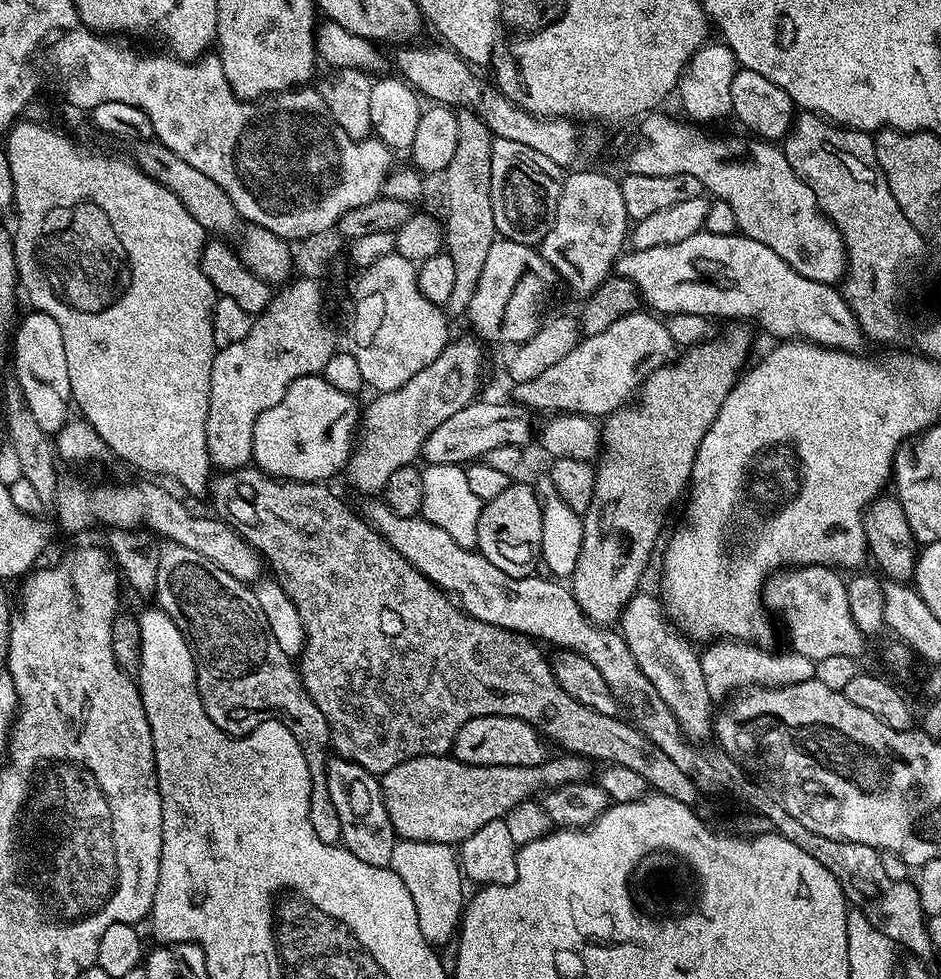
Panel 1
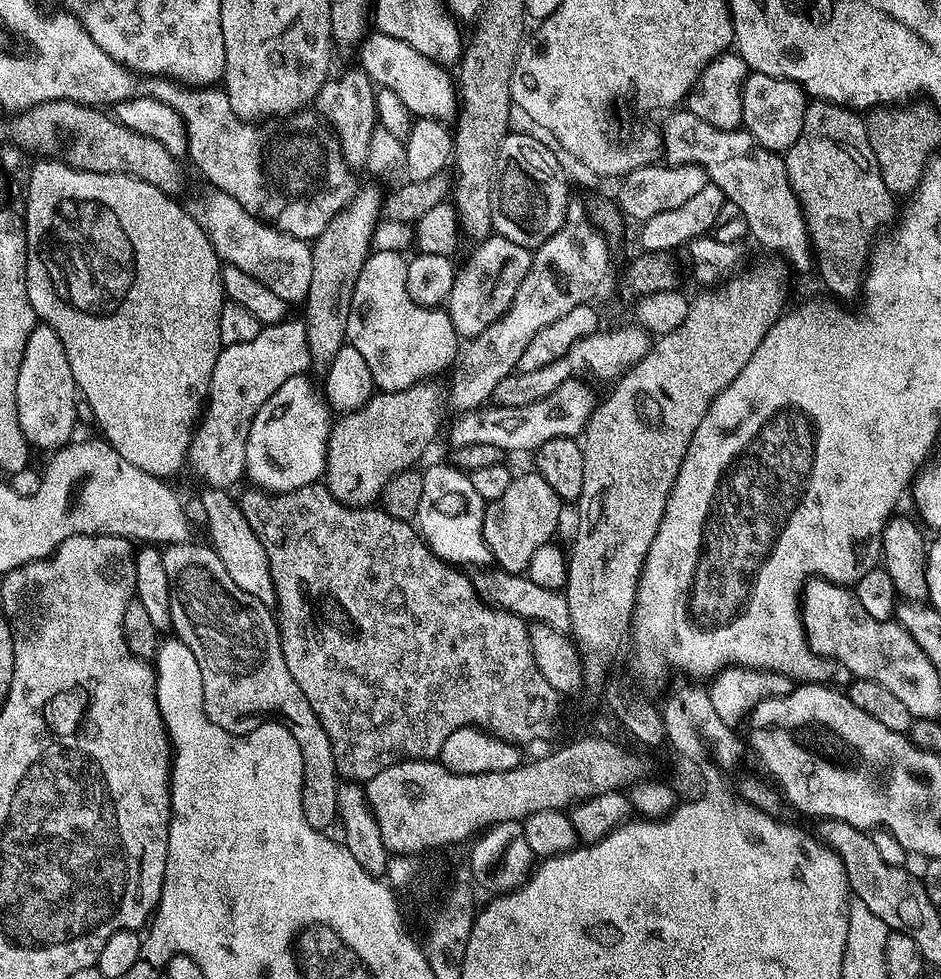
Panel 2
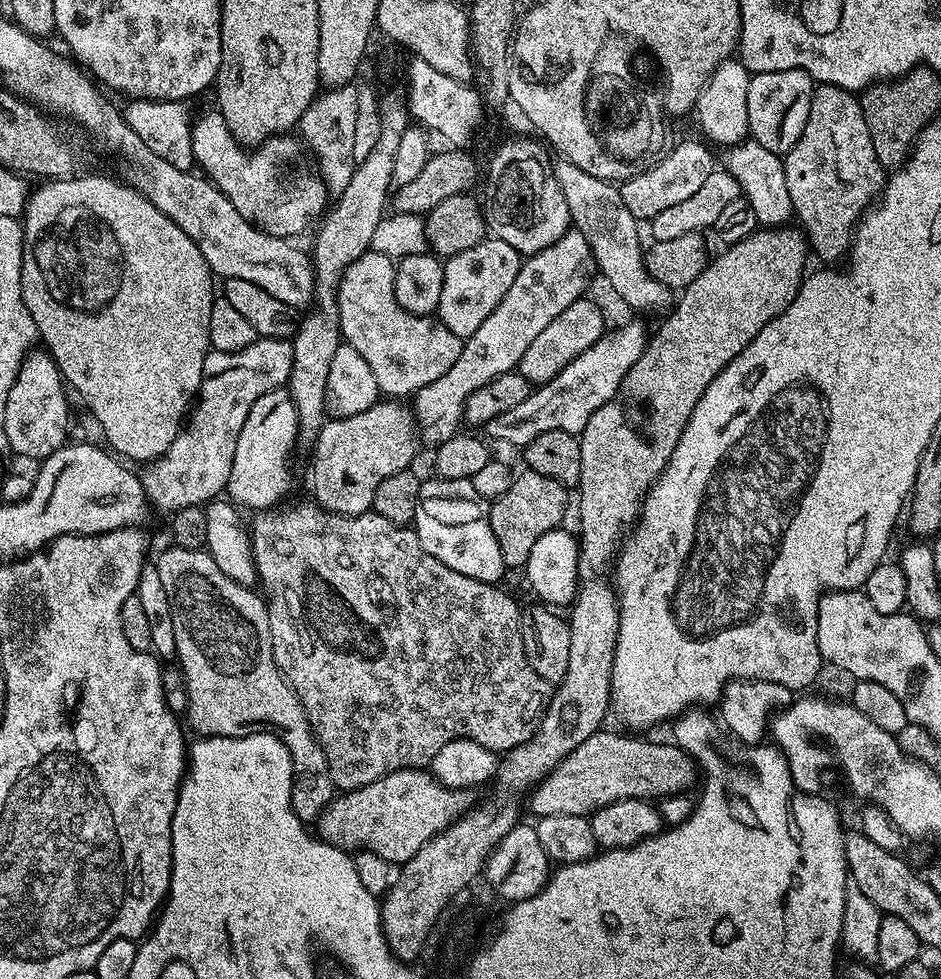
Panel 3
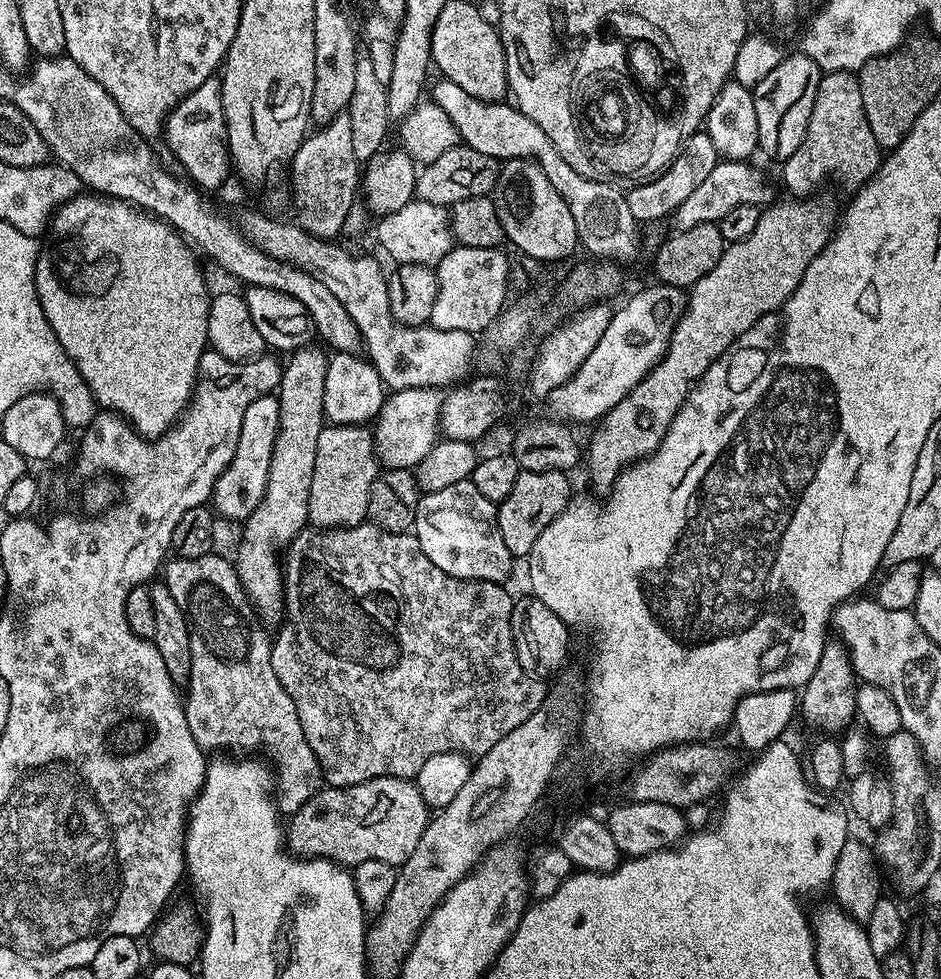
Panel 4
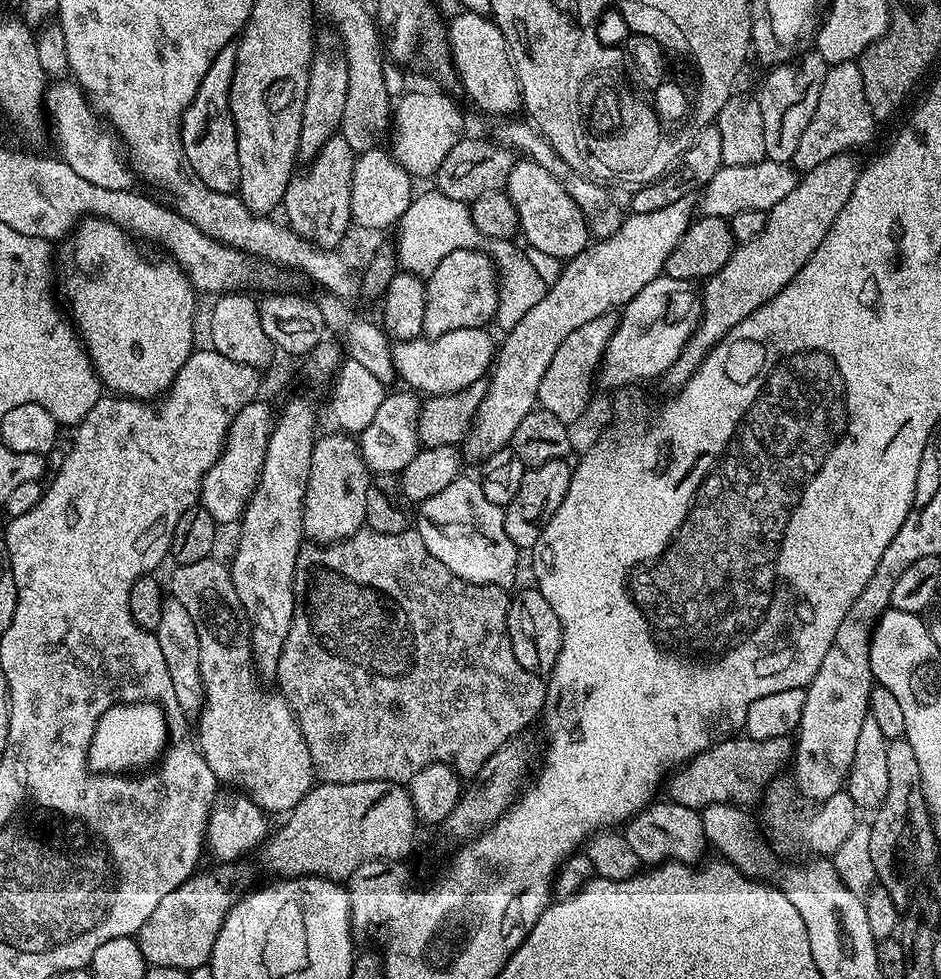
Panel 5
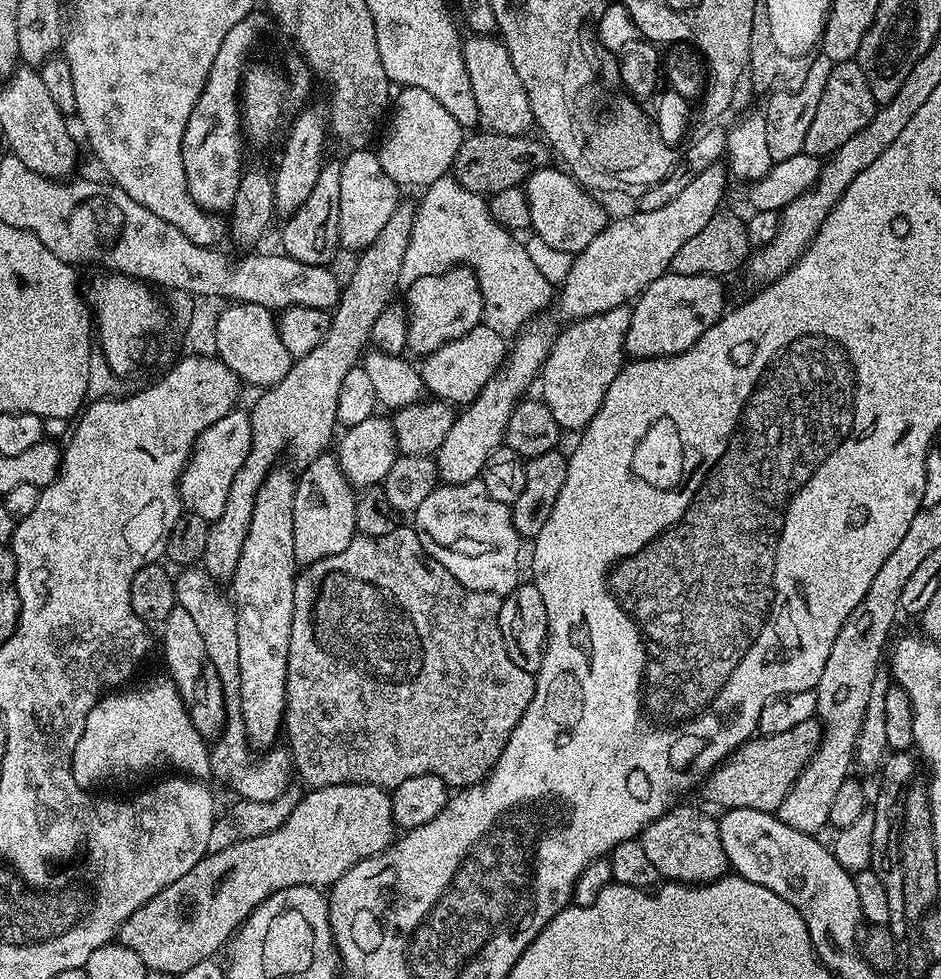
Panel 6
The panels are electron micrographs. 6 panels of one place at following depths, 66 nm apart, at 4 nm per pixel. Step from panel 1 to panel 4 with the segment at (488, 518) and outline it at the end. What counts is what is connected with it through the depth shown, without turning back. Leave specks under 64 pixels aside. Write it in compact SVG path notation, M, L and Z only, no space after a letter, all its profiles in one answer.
M542 470L541 472L525 472L518 474L518 482L514 482L514 490L506 494L496 510L498 530L502 534L502 542L506 542L506 550L510 550L513 558L527 558L534 542L538 542L538 534L558 518L573 499L572 484L569 473L558 470Z

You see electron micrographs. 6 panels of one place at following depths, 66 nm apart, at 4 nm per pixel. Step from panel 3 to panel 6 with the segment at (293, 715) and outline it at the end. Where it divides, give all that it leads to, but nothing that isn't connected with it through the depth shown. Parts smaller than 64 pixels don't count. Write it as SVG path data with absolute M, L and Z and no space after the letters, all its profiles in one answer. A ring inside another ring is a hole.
M185 567L175 577L176 603L182 610L187 610L190 618L198 625L198 630L206 642L206 654L210 654L210 662L214 662L214 670L224 683L225 689L232 690L240 683L238 670L238 622L233 601L219 588L217 577L205 572L203 567ZM236 706L229 707L226 712L224 731L210 748L211 775L217 776L226 787L233 788L237 792L236 796L241 800L249 801L256 806L270 803L271 800L289 791L288 779L294 776L294 760L289 749L284 746L280 747L273 747L267 753L268 760L252 760L253 749L248 742L240 709Z

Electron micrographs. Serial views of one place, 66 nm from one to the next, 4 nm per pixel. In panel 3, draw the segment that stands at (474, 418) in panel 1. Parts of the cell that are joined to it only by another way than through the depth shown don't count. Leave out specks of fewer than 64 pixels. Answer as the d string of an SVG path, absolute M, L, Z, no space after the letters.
M632 320L613 332L612 329L605 331L594 346L578 354L578 358L574 358L574 362L566 365L555 378L533 387L519 406L506 410L506 414L498 414L498 418L488 423L486 432L504 444L517 446L534 442L534 438L538 438L538 434L546 434L546 430L566 430L571 436L579 437L590 414L614 398L624 376L632 369L634 362L642 358L645 343L646 332L644 336L644 324L640 320Z

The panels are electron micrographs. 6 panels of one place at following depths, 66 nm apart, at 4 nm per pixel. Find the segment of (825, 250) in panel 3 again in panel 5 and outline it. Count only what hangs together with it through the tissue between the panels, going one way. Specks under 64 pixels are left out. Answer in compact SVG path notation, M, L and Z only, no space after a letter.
M847 60L833 64L828 69L818 94L818 106L814 106L814 118L810 126L802 130L802 139L798 150L792 155L791 165L801 173L806 173L814 166L826 162L828 158L851 153L852 148L860 148L872 140L872 131L878 127L878 121L866 102L866 86L862 86L862 70L856 60Z

